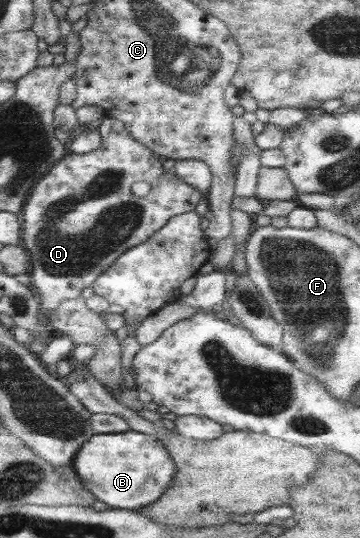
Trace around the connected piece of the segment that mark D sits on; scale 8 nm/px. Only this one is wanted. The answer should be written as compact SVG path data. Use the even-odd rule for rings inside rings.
M102 117L97 132L99 146L86 153L66 153L56 161L31 187L18 216L21 221L19 243L28 253L30 284L39 297L40 314L46 324L49 313L62 300L78 297L121 253L146 241L172 217L193 211L200 199L199 191L180 181L172 168L165 171L160 157L130 137L116 118ZM136 181L150 185L143 197L135 196L130 190Z

